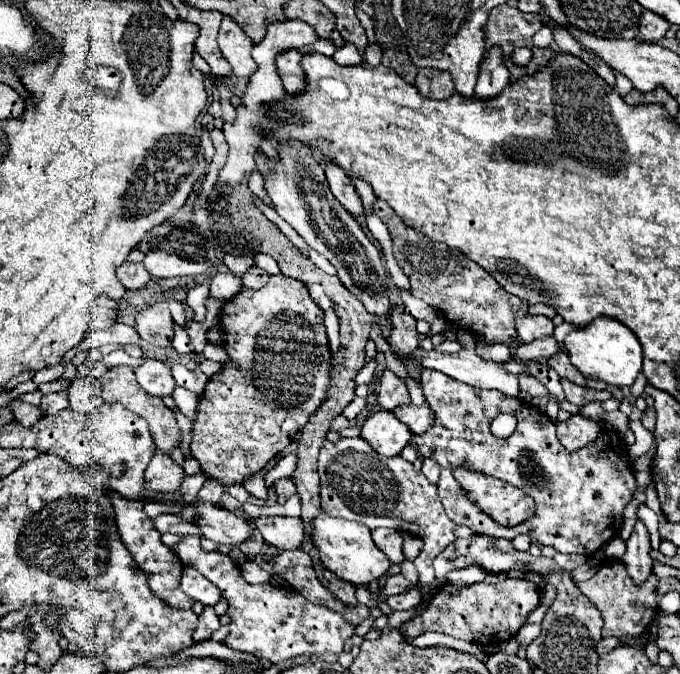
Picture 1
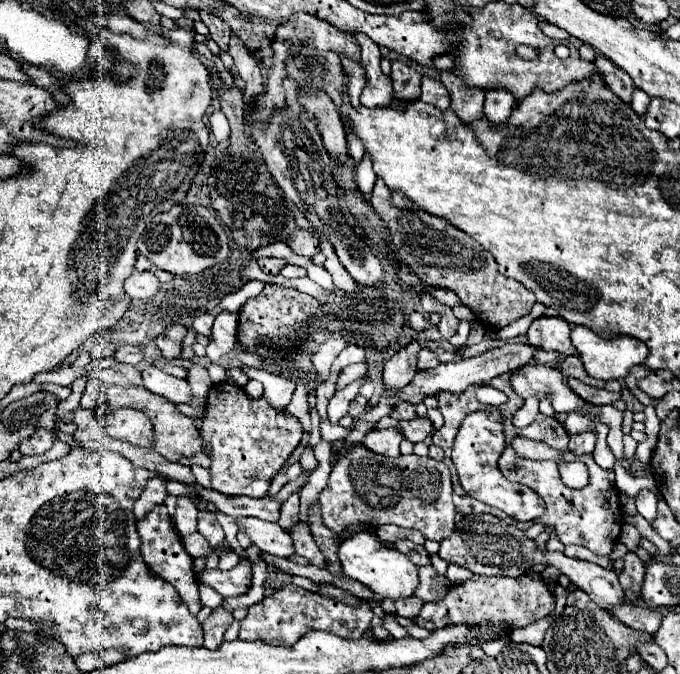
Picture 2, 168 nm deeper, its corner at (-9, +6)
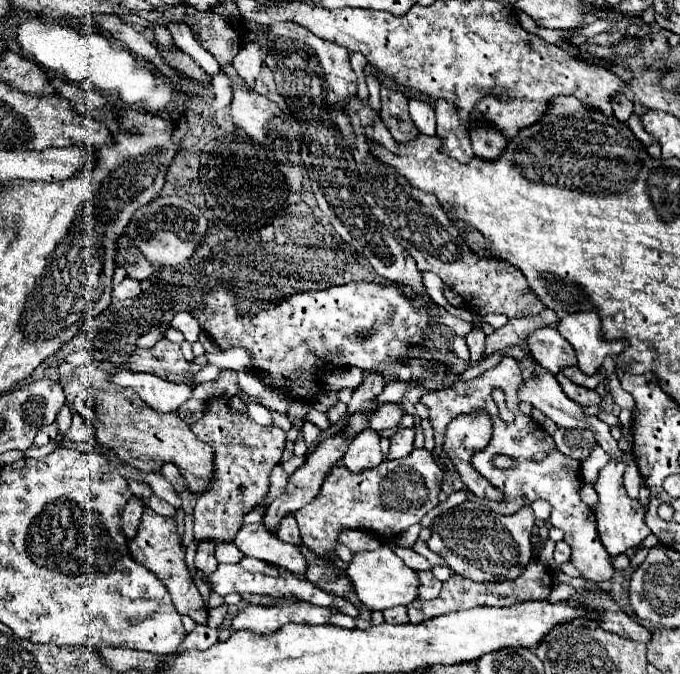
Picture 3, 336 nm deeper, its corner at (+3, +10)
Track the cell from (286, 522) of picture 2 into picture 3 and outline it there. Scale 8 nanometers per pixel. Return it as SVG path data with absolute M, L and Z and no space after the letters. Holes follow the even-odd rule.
M284 516L284 522L280 522L276 526L276 536L280 540L286 540L290 544L300 544L300 534L298 534L298 524L294 520L294 516Z

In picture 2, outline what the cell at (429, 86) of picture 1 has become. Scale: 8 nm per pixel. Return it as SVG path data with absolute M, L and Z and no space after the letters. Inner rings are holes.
M422 78L422 102L432 104L438 110L448 110L448 90L442 86L440 80L432 80L432 78Z

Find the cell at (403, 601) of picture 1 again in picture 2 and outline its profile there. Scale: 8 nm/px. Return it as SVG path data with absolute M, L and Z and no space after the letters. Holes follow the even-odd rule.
M410 596L408 600L398 600L398 602L396 602L396 612L398 612L398 616L404 616L404 618L414 620L414 618L418 616L422 604L424 604L424 602L422 602L420 598Z

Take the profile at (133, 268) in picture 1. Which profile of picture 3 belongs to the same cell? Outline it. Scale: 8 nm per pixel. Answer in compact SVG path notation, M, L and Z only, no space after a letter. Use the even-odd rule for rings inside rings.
M124 278L120 284L114 286L114 298L120 298L120 300L136 298L136 296L140 296L140 292L142 292L140 282L132 280L132 278Z

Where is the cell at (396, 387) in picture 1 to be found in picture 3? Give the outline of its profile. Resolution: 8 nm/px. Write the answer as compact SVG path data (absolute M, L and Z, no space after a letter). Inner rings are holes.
M380 406L372 420L370 420L370 428L380 432L384 428L396 428L402 420L402 408L400 406Z

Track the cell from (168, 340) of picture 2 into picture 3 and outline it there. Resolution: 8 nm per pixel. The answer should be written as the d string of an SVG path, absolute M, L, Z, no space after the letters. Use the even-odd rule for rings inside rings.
M168 338L158 340L148 350L136 348L134 354L128 356L128 366L136 372L150 372L154 376L160 376L172 382L194 384L190 364L182 356L180 346L172 344Z

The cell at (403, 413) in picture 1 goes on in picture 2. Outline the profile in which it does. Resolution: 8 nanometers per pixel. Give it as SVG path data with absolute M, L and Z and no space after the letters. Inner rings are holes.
M430 418L402 420L400 426L402 426L402 434L404 434L404 438L410 440L412 444L424 442L424 440L430 436L430 432L432 432L432 422L430 422Z

